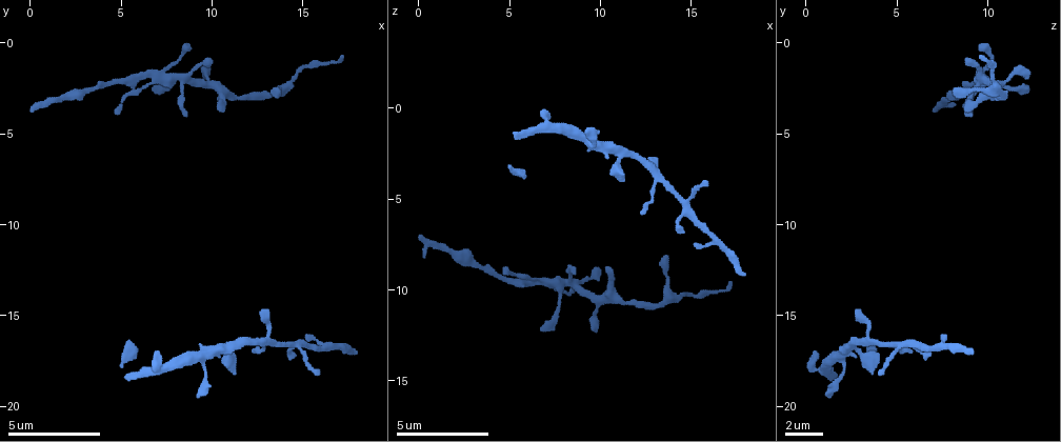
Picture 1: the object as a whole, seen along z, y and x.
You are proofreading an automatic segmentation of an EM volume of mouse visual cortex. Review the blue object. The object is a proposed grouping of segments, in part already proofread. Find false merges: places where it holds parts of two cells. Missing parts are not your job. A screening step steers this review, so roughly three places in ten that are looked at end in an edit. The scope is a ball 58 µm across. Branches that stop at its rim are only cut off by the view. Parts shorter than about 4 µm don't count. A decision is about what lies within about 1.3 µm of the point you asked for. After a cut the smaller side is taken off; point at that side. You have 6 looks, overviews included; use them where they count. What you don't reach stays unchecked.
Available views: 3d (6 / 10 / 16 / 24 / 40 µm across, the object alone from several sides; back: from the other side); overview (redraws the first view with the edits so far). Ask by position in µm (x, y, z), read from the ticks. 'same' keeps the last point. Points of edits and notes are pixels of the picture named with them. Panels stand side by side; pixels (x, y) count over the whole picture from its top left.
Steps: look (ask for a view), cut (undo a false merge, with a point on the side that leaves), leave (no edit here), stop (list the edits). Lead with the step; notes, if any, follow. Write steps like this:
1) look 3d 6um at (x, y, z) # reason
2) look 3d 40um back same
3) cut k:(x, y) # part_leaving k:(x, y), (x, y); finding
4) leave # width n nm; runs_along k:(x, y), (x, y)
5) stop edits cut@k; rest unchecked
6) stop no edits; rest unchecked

look 3d 10um at (10.9, 2.7, 10.6) # arms part here

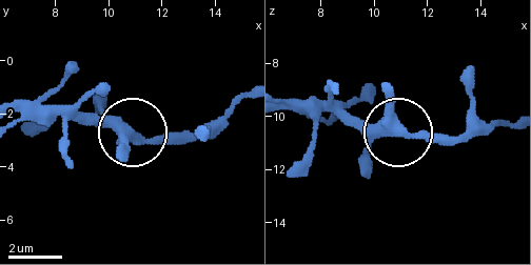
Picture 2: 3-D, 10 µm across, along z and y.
look 3d 10um back at (10.8, 2.8, 10.5)

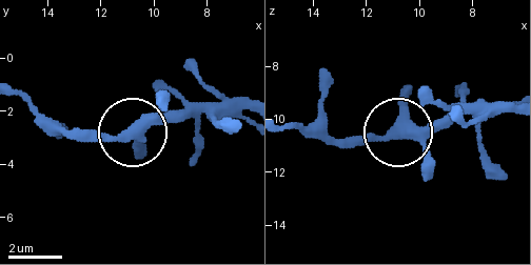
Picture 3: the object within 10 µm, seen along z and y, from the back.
leave # side_arm 7 um; runs_along 3:(137, 160), (137, 139), (130, 135), (64, 133); all the same cell

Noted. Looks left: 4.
look 3d 10um at (5.6, 2.8, 9.3) # three-way junction

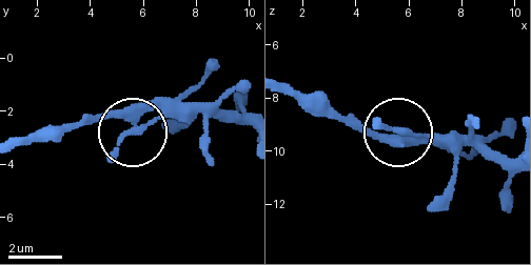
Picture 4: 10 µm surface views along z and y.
look 3d 10um back at (5.5, 2.8, 9.3)

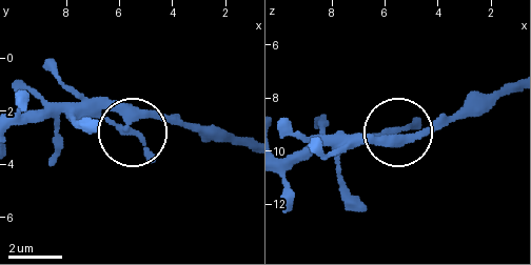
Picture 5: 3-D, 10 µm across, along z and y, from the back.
leave # runs_along 5:(282, 158), (302, 158), (330, 140), (425, 134), (477, 113); all the same cell

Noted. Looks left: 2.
look 3d 6um at (13.0, 16.5, 3.6) # four or more arms meet

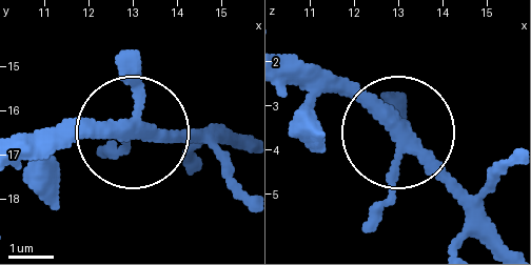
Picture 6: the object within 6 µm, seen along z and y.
leave # arms 4; all the same cell

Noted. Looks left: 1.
stop no edits; rest unchecked

